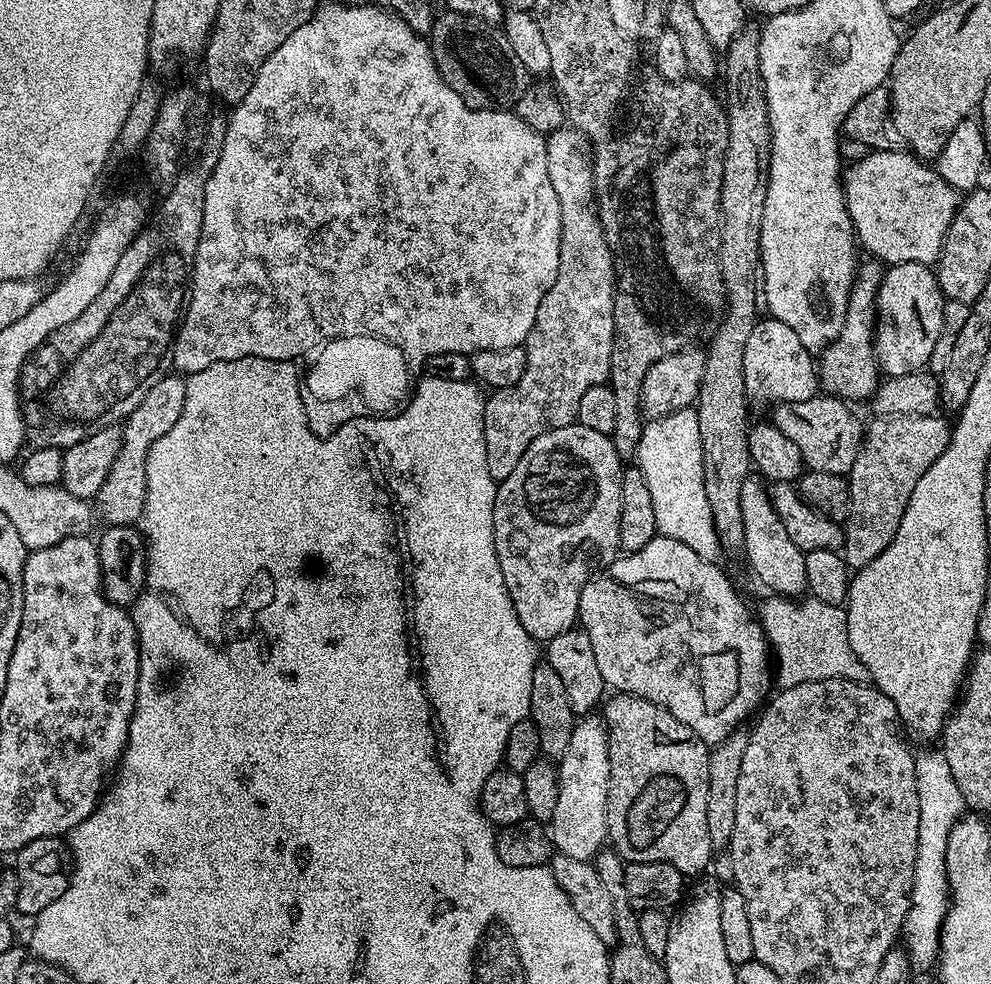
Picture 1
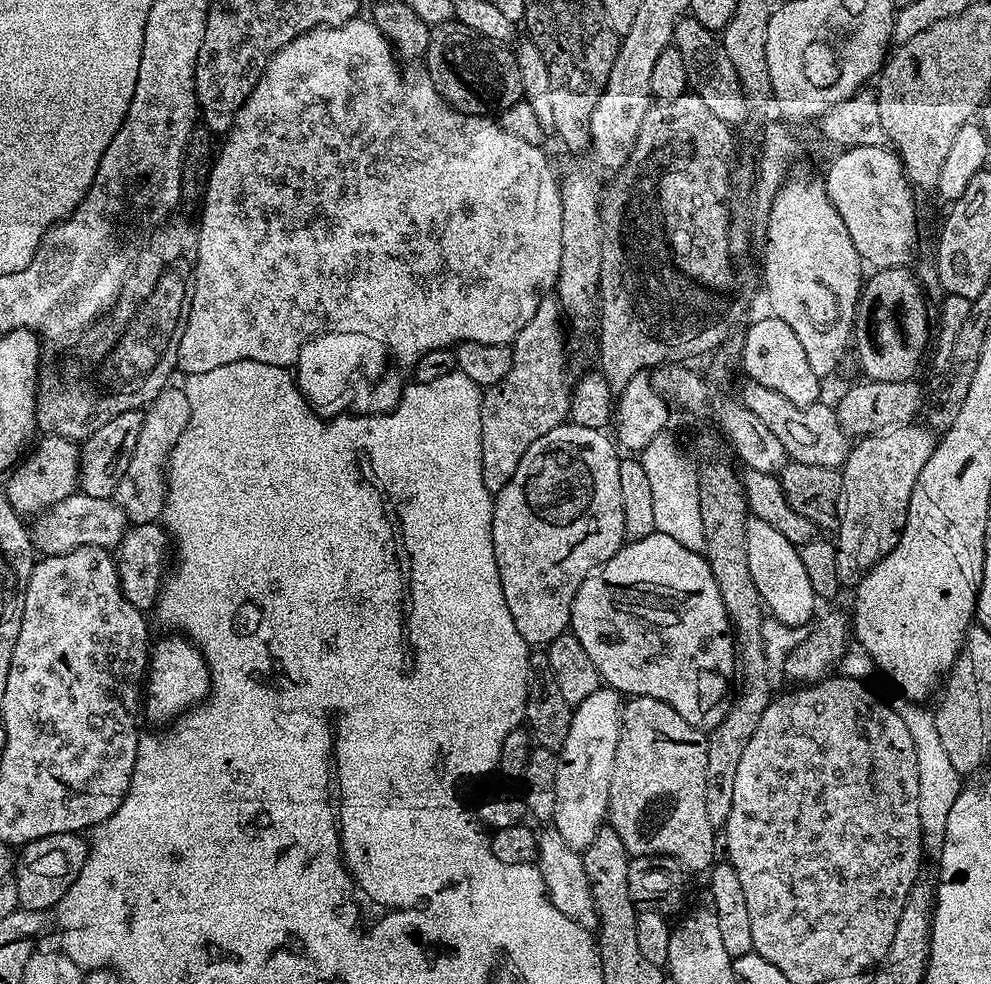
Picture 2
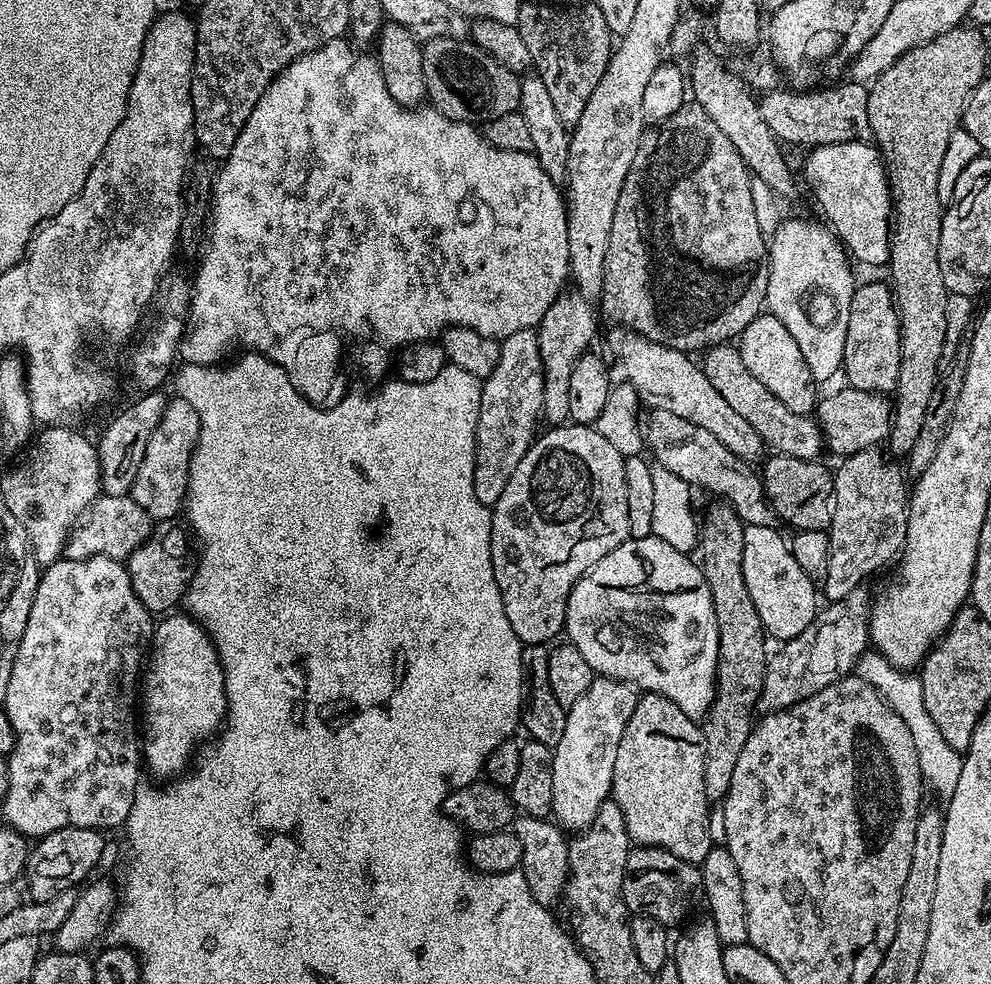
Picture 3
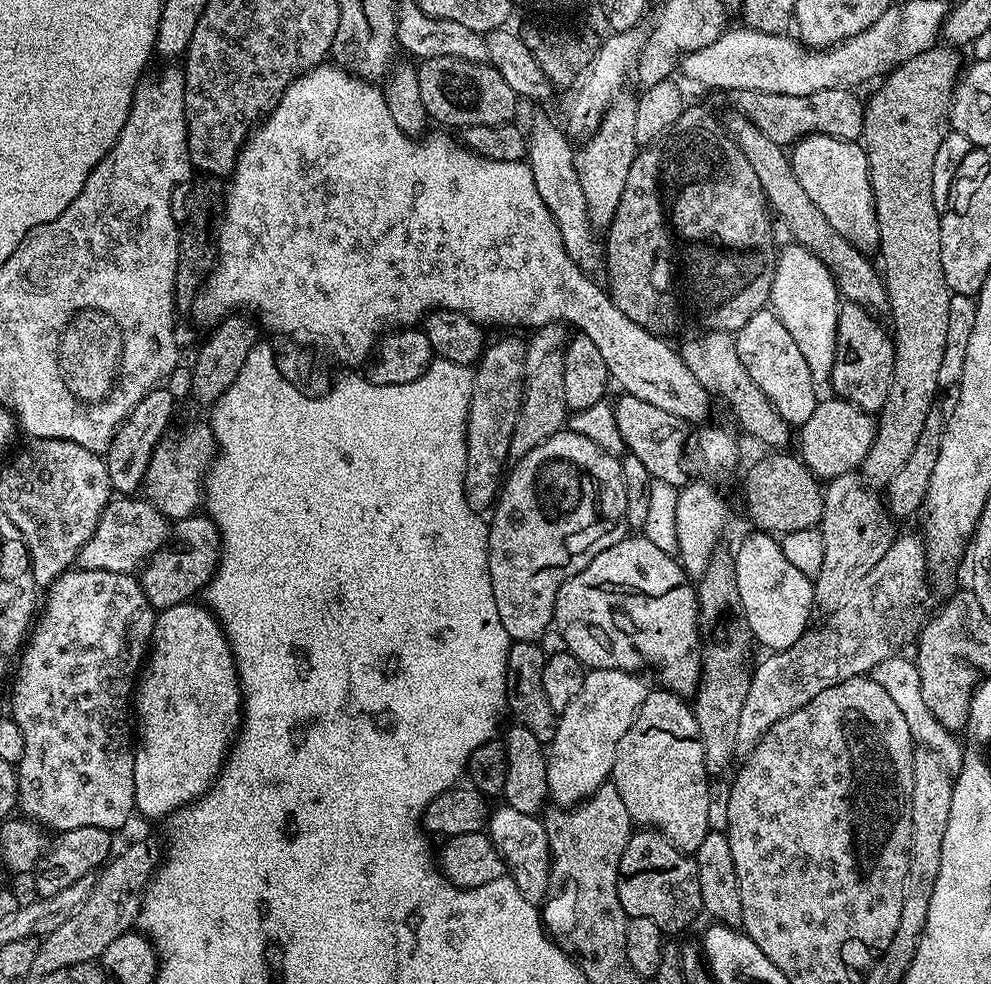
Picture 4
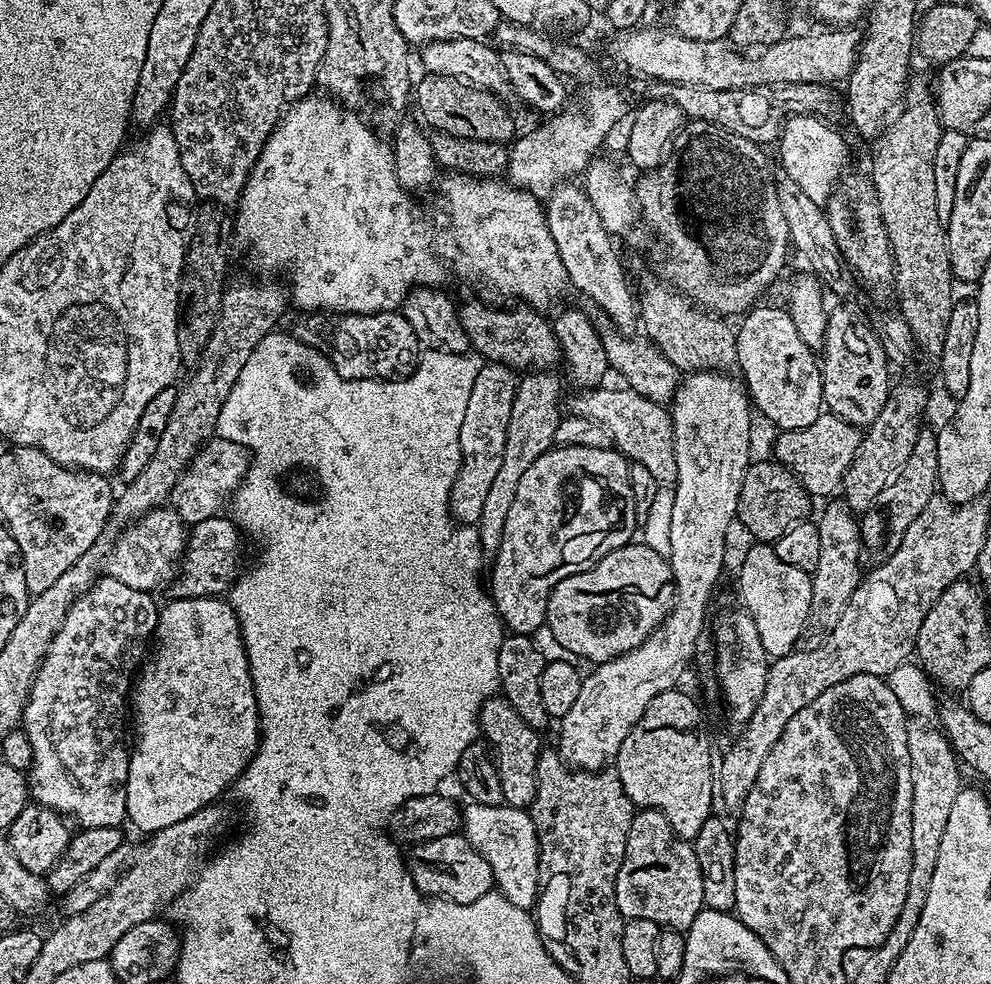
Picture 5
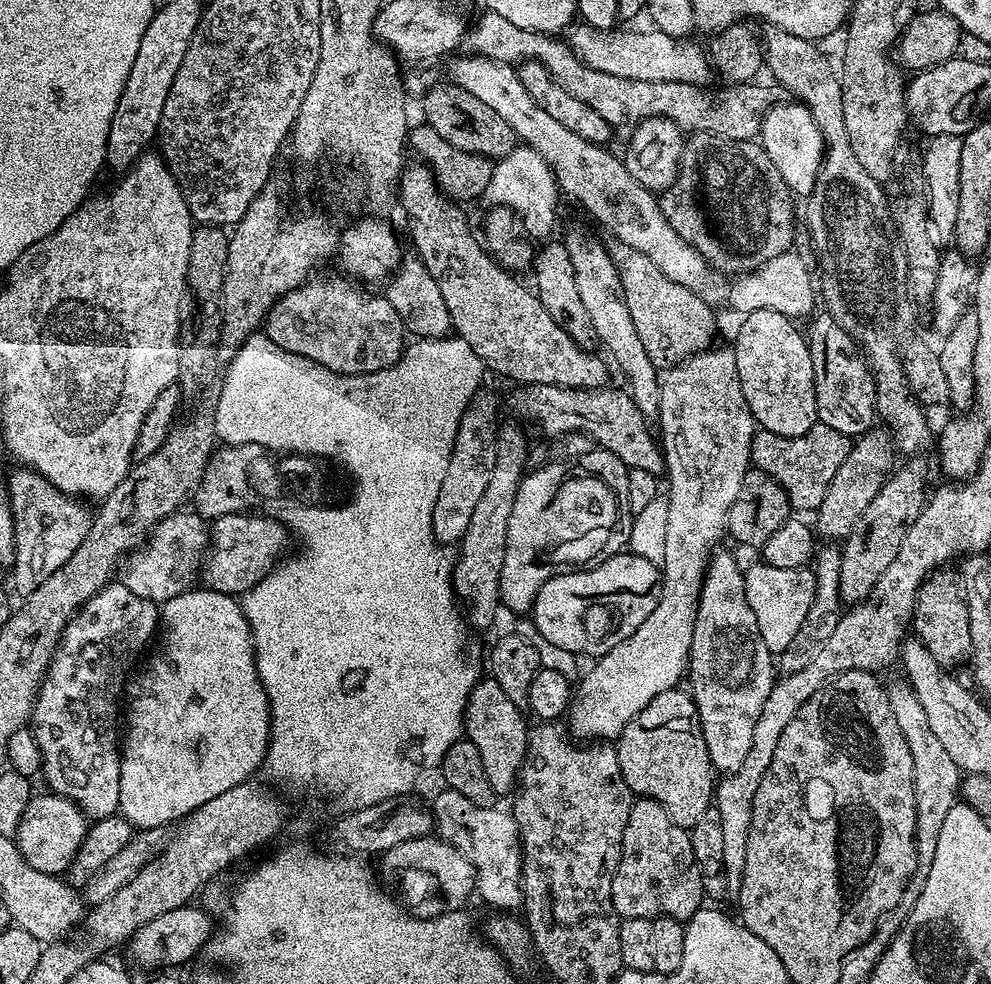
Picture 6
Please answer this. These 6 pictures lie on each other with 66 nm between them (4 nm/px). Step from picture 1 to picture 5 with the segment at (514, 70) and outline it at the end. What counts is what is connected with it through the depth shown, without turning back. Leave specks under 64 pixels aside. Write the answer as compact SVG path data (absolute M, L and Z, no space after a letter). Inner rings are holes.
M425 75L425 80L415 85L414 104L420 107L424 115L423 123L429 129L438 132L449 132L451 136L474 138L482 142L504 144L517 135L516 124L510 113L495 92L487 92L485 88L476 88L463 80L455 80L449 76Z

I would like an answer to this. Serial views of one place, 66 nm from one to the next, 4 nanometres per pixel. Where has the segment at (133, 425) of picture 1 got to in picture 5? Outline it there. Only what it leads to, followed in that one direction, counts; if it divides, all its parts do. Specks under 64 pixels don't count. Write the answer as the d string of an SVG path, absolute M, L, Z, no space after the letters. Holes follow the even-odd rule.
M215 435L196 451L195 458L188 464L188 469L178 478L170 497L171 507L184 519L185 525L206 522L206 518L221 515L220 508L229 503L236 487L244 481L248 473L250 453L240 444L230 442L225 436Z

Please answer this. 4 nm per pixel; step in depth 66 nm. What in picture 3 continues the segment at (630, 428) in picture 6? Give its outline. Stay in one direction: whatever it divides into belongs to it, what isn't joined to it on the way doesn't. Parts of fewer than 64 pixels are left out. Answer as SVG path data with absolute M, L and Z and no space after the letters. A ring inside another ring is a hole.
M653 408L647 414L649 416L643 417L642 420L643 443L648 452L650 450L656 455L655 463L659 467L669 468L674 474L678 474L678 478L682 478L690 486L714 492L718 495L715 497L732 505L738 518L744 521L745 525L777 527L778 517L771 502L768 501L768 491L764 489L763 475L757 469L755 472L752 469L755 467L749 461L738 458L738 454L726 450L726 446L722 446L722 442L718 442L718 438L714 438L714 434L710 434L710 430L702 430L702 426L694 426L694 422L686 422L686 418L678 418L678 414L670 414L670 410Z

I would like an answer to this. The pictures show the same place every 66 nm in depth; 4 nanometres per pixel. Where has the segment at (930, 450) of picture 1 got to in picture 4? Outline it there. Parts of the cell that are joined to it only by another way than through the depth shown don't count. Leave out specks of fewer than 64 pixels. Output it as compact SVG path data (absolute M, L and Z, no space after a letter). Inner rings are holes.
M856 474L829 480L824 488L824 509L818 525L822 534L822 570L818 570L812 586L812 603L824 614L842 610L842 606L852 601L858 582L878 566L882 554L890 550L898 535L897 521L890 515L885 501L872 493L873 489Z

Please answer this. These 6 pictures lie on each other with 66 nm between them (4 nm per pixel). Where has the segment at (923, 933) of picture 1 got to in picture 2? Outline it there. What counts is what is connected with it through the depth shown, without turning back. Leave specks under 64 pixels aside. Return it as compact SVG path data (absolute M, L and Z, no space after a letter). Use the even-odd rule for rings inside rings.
M908 702L903 706L902 715L910 730L910 738L914 738L914 750L918 754L918 814L924 831L924 843L940 846L946 834L946 818L962 787L962 774L954 770L946 749L942 747L942 738L938 734L933 713L929 709L927 712L924 706L916 702Z

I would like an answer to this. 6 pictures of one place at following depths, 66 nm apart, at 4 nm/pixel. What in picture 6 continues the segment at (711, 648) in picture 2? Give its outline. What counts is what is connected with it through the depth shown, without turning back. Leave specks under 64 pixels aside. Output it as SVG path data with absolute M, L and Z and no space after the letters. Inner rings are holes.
M621 550L609 560L550 578L532 603L530 619L536 632L548 644L564 652L599 658L618 646L654 610L660 597L662 572L647 557Z

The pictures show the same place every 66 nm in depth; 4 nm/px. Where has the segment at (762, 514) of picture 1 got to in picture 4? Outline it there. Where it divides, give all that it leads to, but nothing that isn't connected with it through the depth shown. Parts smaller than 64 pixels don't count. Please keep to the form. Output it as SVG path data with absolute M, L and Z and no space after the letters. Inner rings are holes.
M752 530L752 533L745 538L740 544L740 549L735 549L736 573L738 574L738 594L742 597L742 610L744 617L748 623L748 629L752 631L753 641L757 645L760 644L764 650L772 652L781 652L790 646L794 646L794 642L798 642L798 638L802 638L805 632L809 631L810 623L808 619L814 613L814 605L812 603L812 586L813 581L806 574L802 574L802 570L798 570L786 558L786 554L782 554L782 546L779 539L775 535Z

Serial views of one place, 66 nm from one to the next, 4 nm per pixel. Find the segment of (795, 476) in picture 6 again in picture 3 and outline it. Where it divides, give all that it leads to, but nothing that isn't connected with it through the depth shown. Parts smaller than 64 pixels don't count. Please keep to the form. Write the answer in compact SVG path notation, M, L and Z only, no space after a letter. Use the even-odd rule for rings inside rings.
M844 386L841 392L832 392L825 400L823 397L814 409L814 416L824 433L827 451L843 458L883 445L893 427L893 411L893 401L887 395Z

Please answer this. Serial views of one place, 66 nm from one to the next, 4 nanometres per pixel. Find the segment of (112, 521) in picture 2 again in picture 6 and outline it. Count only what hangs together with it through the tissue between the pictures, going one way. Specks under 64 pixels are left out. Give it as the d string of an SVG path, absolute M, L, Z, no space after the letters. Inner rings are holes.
M181 510L167 516L139 551L123 565L122 583L138 594L138 598L146 598L157 606L162 606L170 598L178 598L178 594L189 591L197 583L208 547L209 531L209 525L195 511Z

